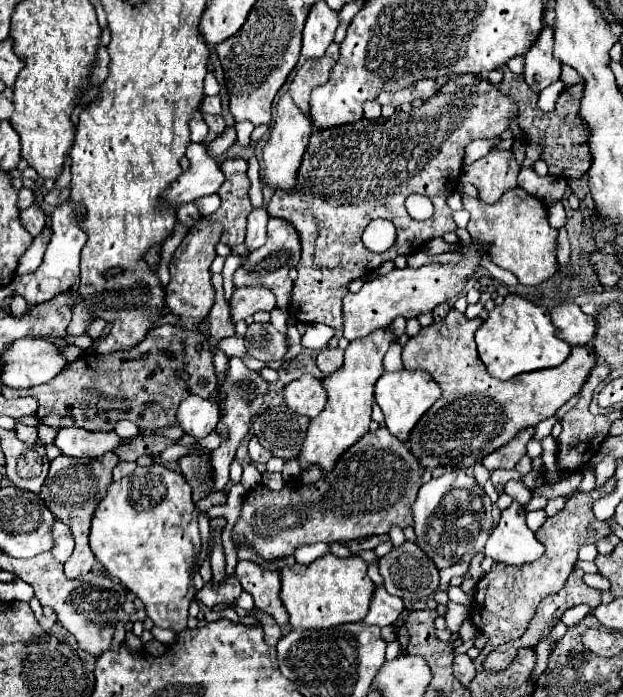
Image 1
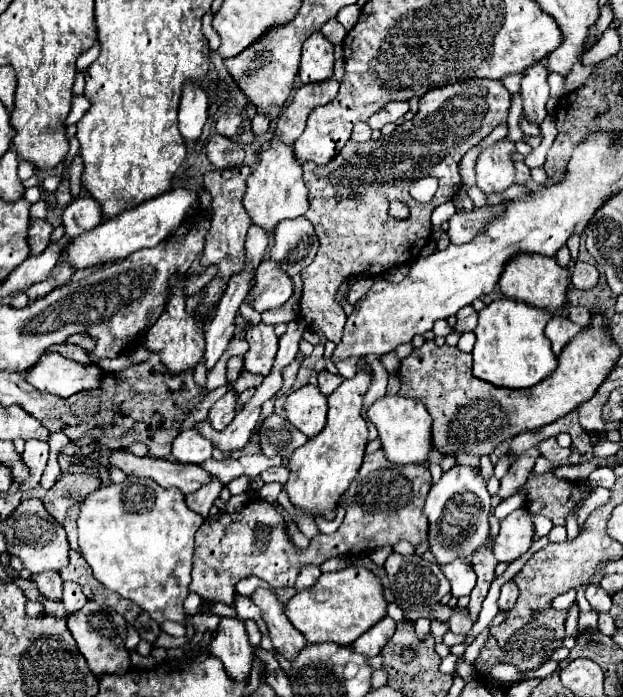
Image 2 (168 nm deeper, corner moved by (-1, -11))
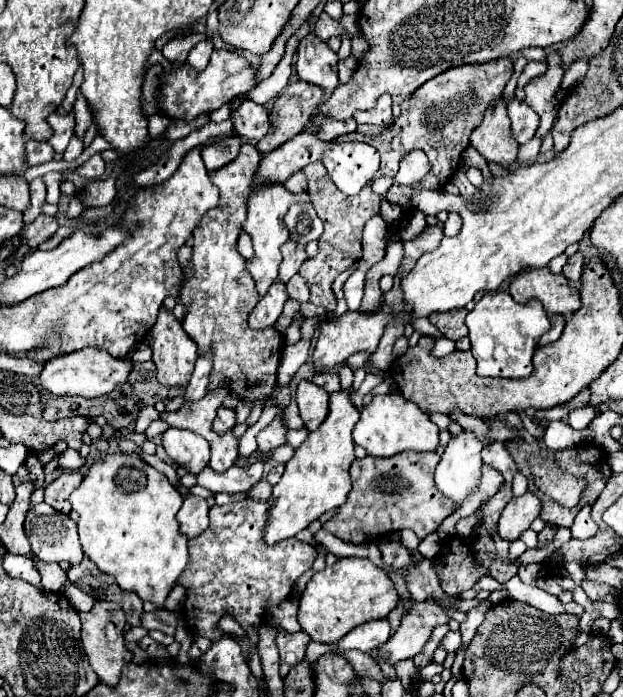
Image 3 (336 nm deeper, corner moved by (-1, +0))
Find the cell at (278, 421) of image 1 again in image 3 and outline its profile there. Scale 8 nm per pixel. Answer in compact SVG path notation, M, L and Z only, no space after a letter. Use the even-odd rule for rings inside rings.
M290 401L290 405L284 409L284 425L288 429L302 429L304 427L304 423L302 423L302 419L298 415L298 407L296 407L294 401Z

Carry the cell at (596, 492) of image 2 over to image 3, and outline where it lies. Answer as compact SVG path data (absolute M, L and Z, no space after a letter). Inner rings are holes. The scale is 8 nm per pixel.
M584 505L580 509L580 513L576 515L574 525L570 529L572 529L574 539L586 539L586 537L592 537L596 533L596 523L590 517L590 505Z

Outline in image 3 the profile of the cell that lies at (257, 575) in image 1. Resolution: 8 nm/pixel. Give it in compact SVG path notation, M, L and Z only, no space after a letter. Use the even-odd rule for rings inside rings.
M278 629L276 633L276 645L280 649L280 675L284 677L294 665L298 665L304 659L306 645L310 643L308 633L298 631L298 633L288 633L284 629Z

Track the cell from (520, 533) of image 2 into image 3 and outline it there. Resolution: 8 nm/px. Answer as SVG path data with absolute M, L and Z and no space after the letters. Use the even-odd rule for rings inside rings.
M524 493L522 497L512 497L504 507L498 521L498 535L506 541L516 541L522 531L530 527L530 523L540 513L540 499L532 493Z

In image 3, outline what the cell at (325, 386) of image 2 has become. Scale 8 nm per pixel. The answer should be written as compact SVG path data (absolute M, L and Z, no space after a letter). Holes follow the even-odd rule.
M324 371L324 373L318 373L314 377L314 383L320 385L322 389L326 389L328 393L334 393L340 389L340 377L334 373L334 371Z

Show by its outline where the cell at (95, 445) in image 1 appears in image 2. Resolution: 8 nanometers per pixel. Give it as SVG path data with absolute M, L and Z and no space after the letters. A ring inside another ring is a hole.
M114 450L110 456L110 466L120 468L126 474L142 476L142 478L152 478L160 486L176 486L184 494L196 492L200 486L208 484L212 480L210 472L196 464L180 464L172 460L162 460L162 458L138 458L128 450Z

